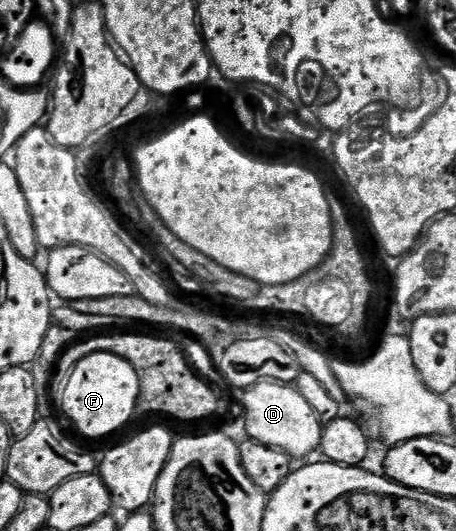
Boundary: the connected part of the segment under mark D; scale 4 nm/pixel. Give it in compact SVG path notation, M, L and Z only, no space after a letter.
M264 382L244 391L243 398L245 398L245 426L249 429L248 437L252 441L271 444L271 448L287 452L294 460L305 460L318 453L323 424L319 416L315 416L311 404L307 404L303 396L299 396L296 385Z

